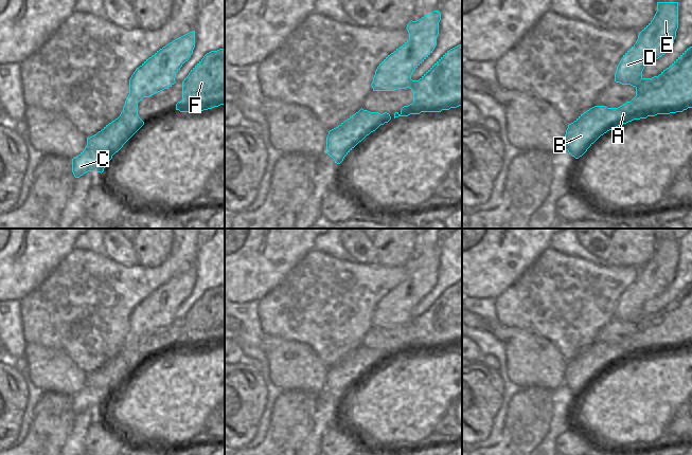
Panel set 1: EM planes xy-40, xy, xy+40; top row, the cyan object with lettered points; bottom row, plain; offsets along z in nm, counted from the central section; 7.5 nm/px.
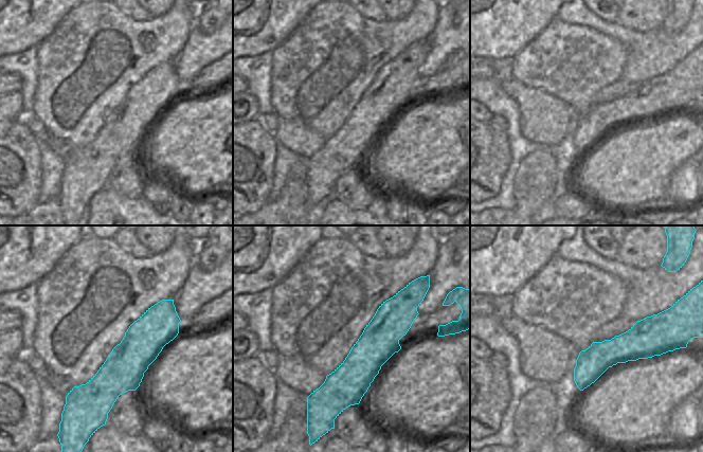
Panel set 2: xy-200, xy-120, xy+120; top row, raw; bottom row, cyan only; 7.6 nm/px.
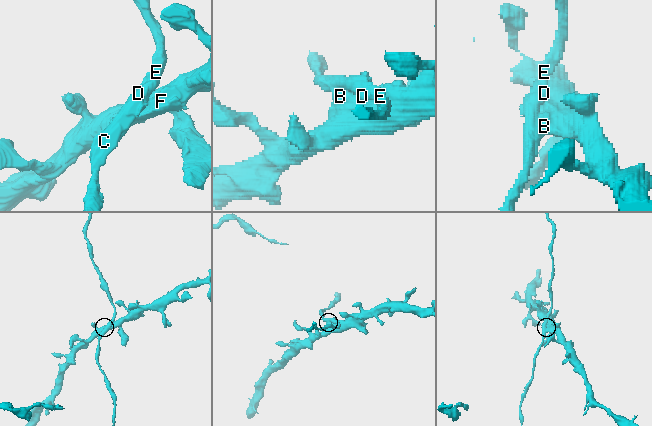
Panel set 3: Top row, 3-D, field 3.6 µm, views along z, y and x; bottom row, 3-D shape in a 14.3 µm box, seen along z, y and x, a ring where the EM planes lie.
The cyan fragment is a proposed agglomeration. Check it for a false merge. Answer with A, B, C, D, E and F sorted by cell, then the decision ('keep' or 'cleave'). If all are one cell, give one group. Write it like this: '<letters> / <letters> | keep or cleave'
A B F / C D E | cleave

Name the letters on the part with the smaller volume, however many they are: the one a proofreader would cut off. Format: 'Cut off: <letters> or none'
Cut off: C, D, E

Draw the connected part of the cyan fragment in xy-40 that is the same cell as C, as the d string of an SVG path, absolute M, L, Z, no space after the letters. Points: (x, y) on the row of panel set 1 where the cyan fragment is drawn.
M96 133L87 138L85 149L72 159L72 172L79 178L88 171L103 172L112 156L117 152L111 140Z

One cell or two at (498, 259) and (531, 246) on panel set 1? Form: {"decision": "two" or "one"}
{"decision": "one"}

